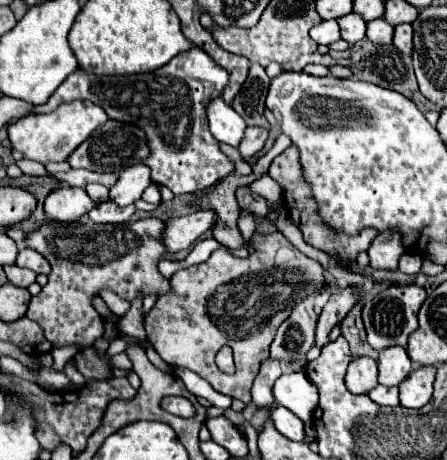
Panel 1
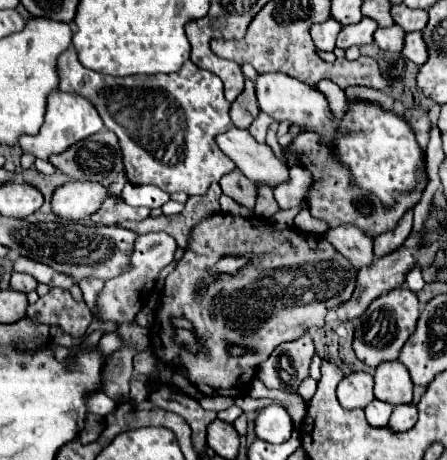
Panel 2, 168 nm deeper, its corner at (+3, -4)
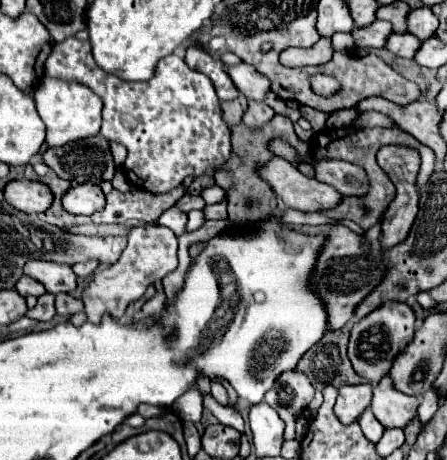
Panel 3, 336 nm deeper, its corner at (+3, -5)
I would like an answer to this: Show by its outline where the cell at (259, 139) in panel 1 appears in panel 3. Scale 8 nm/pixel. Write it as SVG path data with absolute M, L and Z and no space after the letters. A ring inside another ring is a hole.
M248 101L248 109L244 113L242 123L248 127L262 127L274 117L274 111L262 101Z

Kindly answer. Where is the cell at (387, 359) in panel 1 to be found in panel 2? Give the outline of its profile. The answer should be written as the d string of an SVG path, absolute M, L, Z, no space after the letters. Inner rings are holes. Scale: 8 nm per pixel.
M398 360L382 362L374 372L374 396L392 406L412 402L412 386L406 366Z

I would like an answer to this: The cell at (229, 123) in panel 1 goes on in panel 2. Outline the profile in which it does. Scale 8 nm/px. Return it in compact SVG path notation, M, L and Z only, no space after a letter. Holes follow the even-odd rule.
M230 126L230 130L226 130L224 134L218 134L216 142L218 148L228 158L232 158L232 162L252 182L276 186L288 180L288 168L274 156L268 144L258 144L248 130Z

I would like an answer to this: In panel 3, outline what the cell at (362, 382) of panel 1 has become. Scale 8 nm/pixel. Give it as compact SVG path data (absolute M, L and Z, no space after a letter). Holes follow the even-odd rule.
M344 385L338 389L338 401L334 407L336 417L344 423L350 425L358 421L358 417L364 413L364 409L372 401L372 385Z

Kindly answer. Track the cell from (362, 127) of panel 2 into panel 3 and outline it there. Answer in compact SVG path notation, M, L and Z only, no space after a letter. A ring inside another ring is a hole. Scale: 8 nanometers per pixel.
M238 63L232 67L226 65L226 73L230 75L236 89L246 95L246 99L262 101L264 95L270 91L270 81L258 71L254 71L254 67L250 67L248 63Z

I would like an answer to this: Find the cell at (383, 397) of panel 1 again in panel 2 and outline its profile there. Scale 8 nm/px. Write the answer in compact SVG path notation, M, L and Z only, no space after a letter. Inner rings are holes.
M376 398L364 408L366 412L366 420L370 422L370 426L386 426L386 422L390 420L390 414L392 414L392 406L388 402L378 402Z

